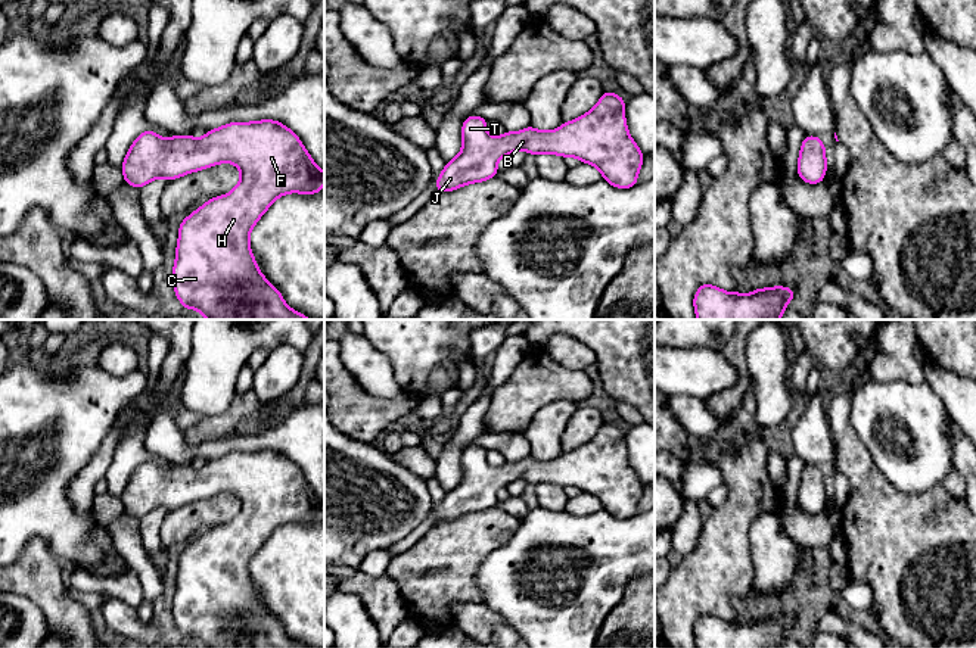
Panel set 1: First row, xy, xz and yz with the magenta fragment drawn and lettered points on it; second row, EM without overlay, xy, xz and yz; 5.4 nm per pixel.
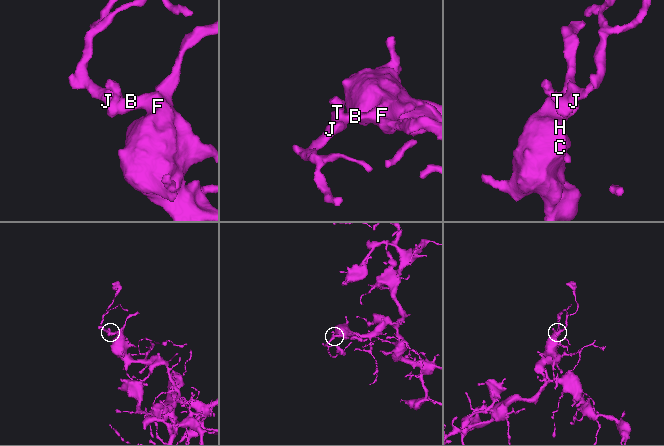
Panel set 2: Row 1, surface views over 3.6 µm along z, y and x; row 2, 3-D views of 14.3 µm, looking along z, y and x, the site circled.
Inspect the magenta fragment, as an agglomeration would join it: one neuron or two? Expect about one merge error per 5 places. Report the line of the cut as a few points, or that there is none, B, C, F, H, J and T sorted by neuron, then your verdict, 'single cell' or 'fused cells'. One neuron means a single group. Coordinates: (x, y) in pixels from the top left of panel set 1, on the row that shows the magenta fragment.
no cut | B C F H J T | single cell

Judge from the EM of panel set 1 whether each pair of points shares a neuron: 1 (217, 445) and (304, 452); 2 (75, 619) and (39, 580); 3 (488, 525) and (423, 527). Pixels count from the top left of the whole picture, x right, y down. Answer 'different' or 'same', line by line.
1: same
2: same
3: different

